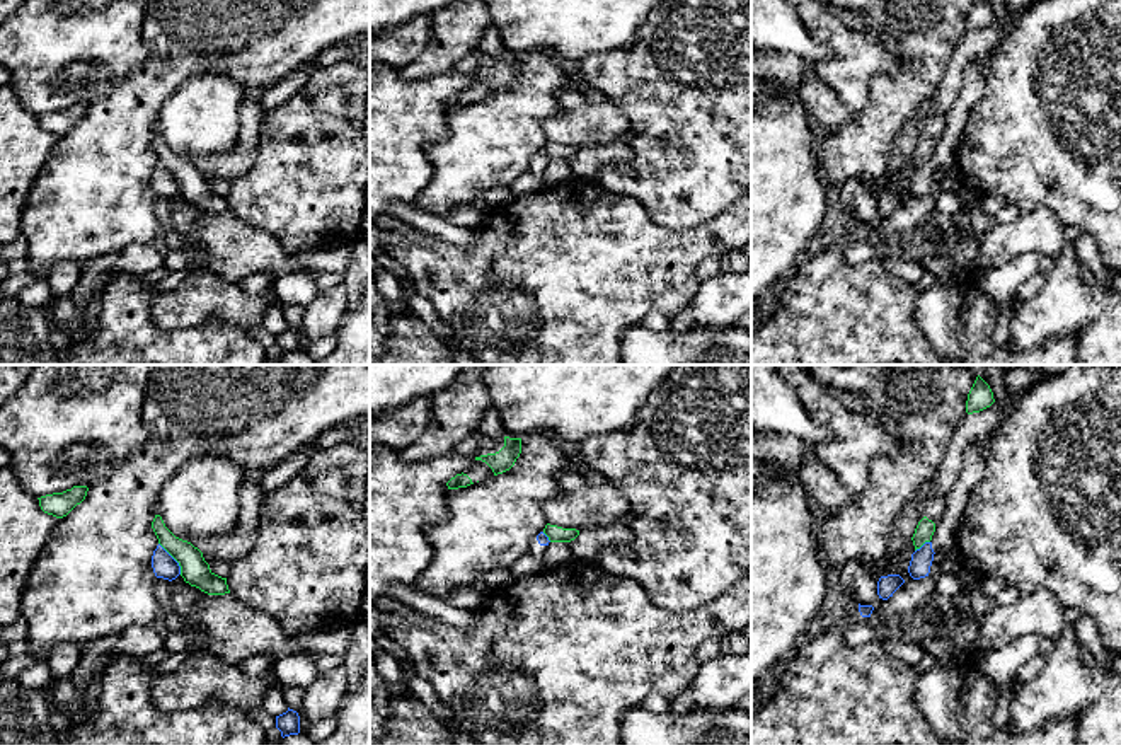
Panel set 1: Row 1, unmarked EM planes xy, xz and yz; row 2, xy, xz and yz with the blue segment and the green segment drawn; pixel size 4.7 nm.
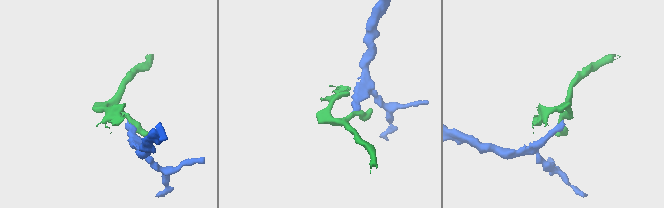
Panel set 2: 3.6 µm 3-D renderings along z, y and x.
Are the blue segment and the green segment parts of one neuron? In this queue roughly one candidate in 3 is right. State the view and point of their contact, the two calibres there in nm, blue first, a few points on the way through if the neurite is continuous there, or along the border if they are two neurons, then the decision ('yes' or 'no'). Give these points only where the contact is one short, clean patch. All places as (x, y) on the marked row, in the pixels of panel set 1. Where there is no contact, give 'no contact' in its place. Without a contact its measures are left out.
contact xy (172, 558); calibres 110 and 140 nm; border xy (159, 542), (178, 563), (181, 573); no

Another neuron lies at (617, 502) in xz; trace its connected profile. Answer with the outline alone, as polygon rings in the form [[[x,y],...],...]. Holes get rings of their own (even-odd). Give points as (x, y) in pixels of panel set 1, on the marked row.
[[[588,484],[557,493],[543,503],[542,511],[547,523],[583,532],[620,522],[630,511],[630,503],[620,488]]]

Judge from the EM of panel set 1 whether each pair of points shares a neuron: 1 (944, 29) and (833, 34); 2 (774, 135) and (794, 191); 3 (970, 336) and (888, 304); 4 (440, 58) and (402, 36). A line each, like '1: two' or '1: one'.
1: two
2: one
3: two
4: two

